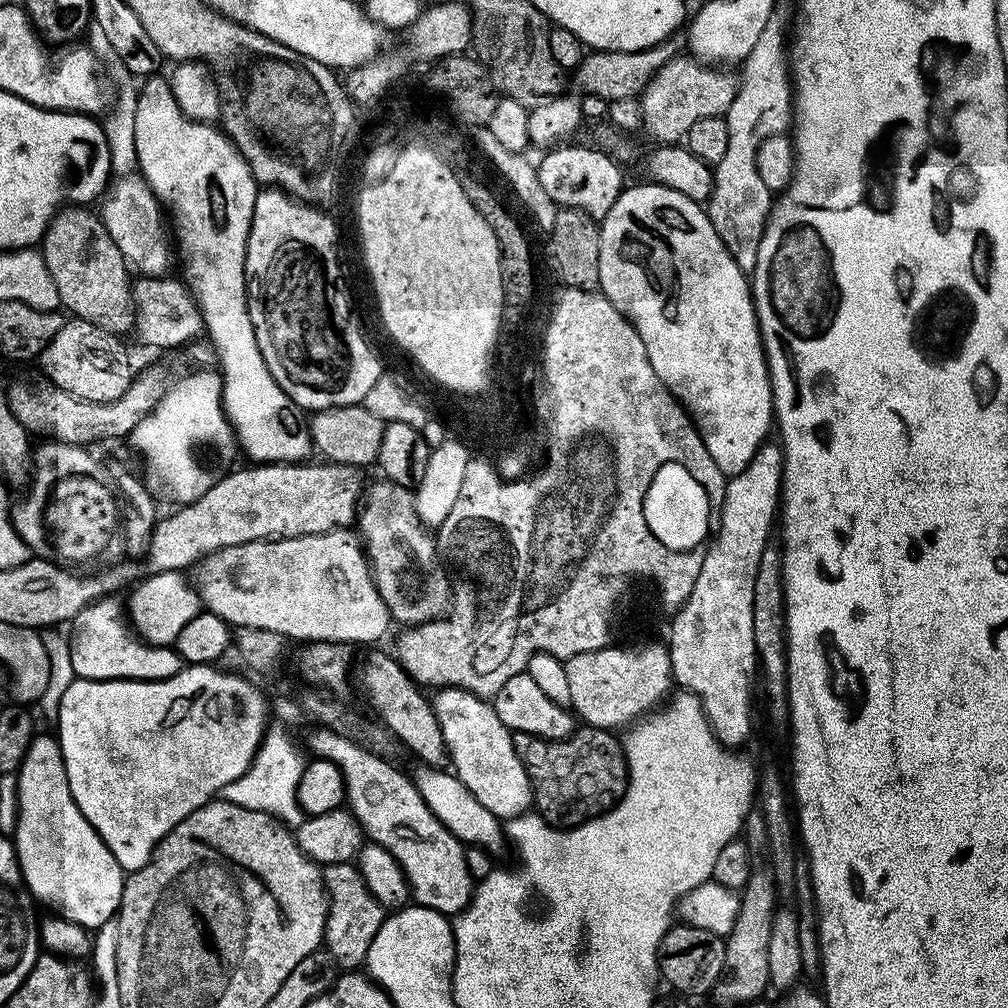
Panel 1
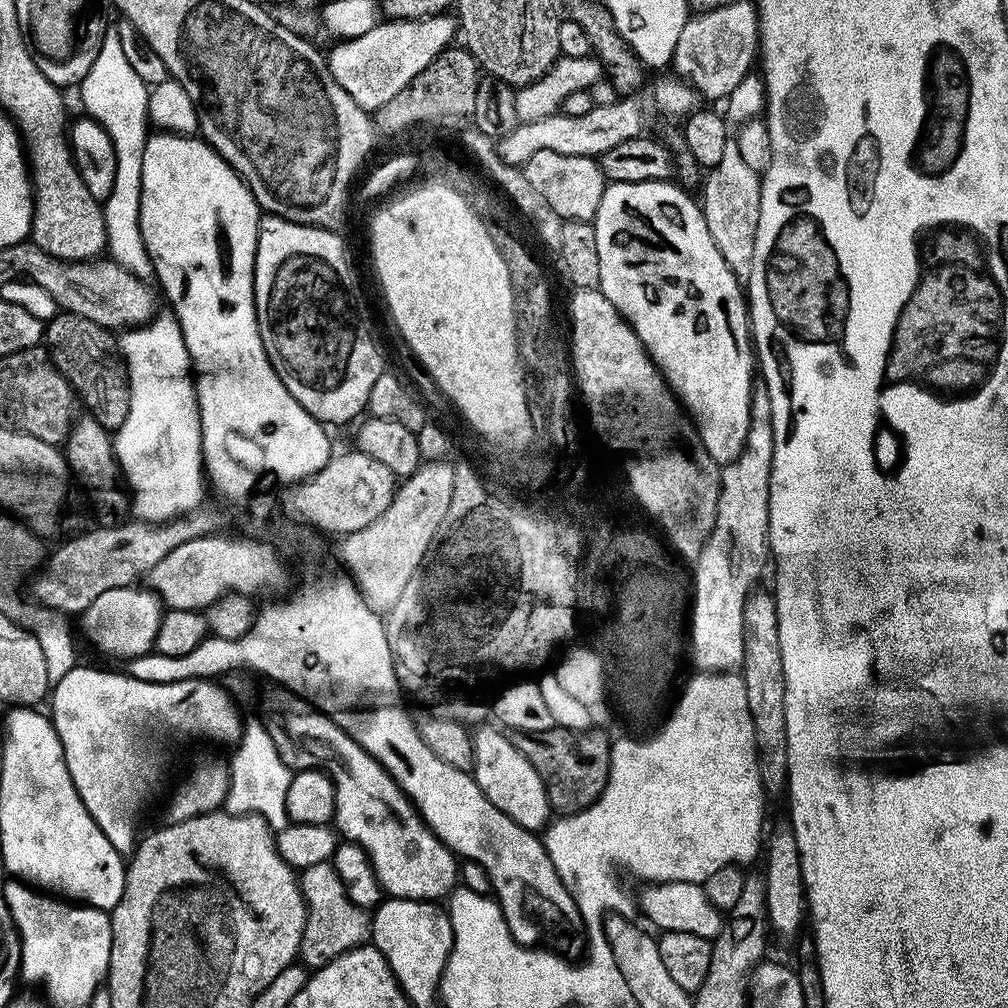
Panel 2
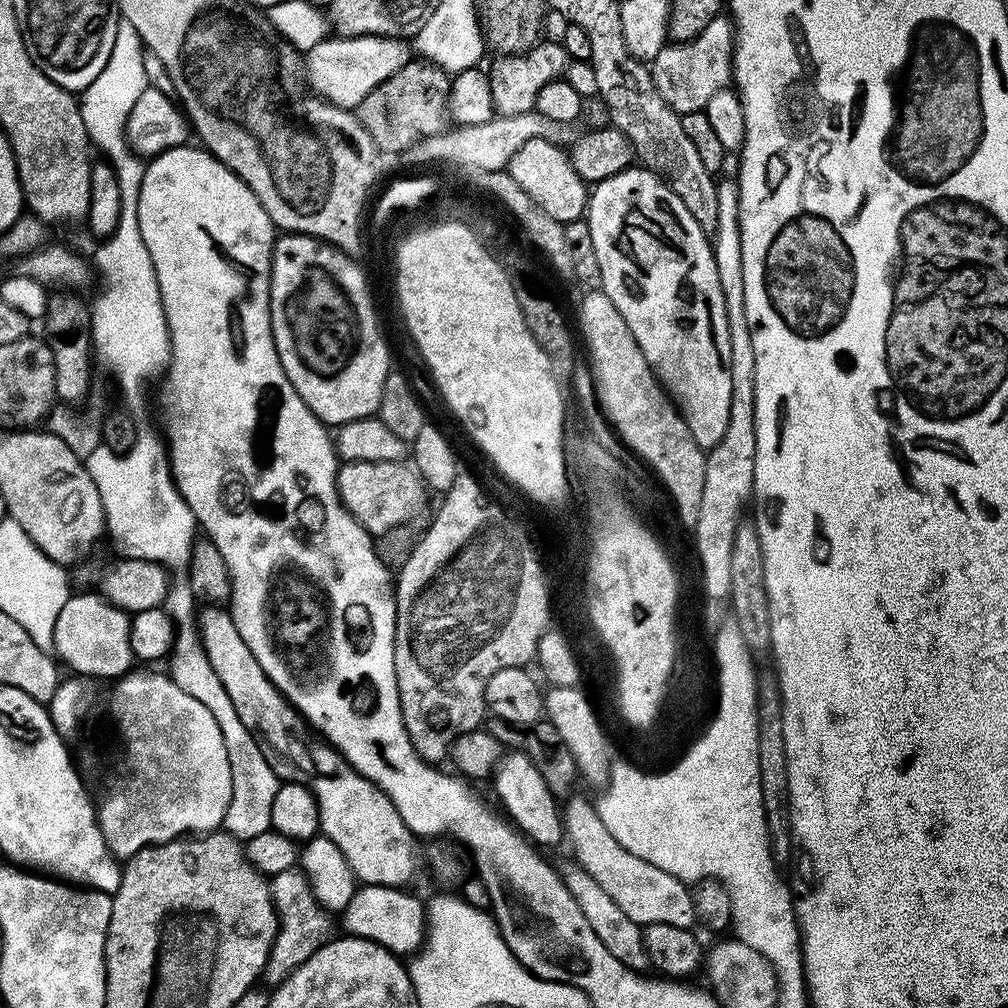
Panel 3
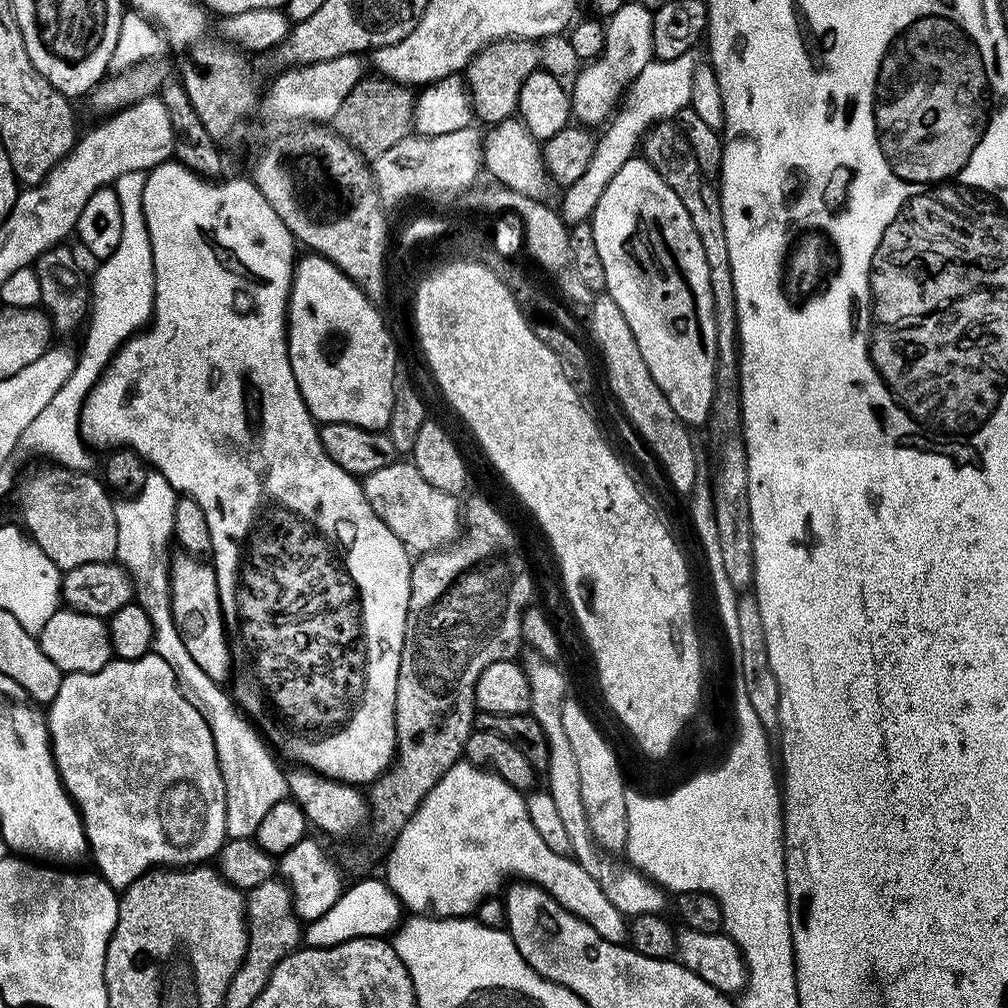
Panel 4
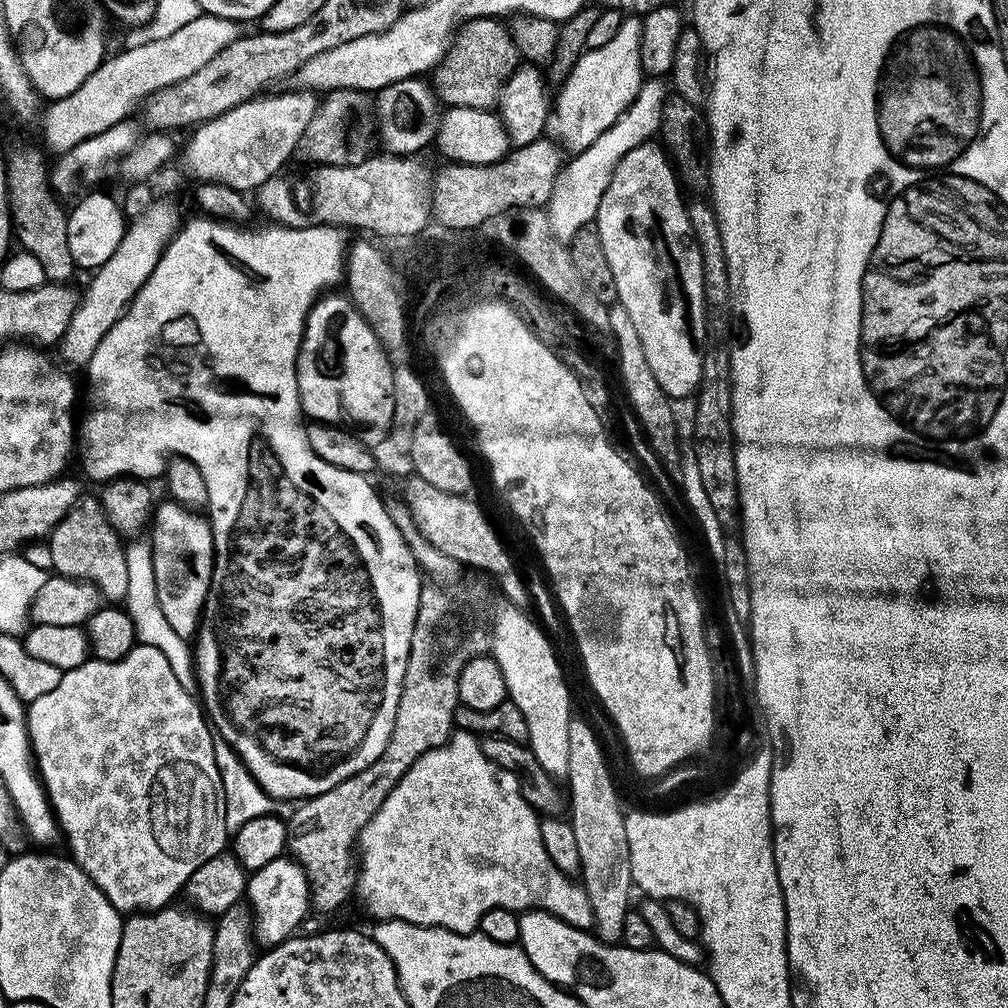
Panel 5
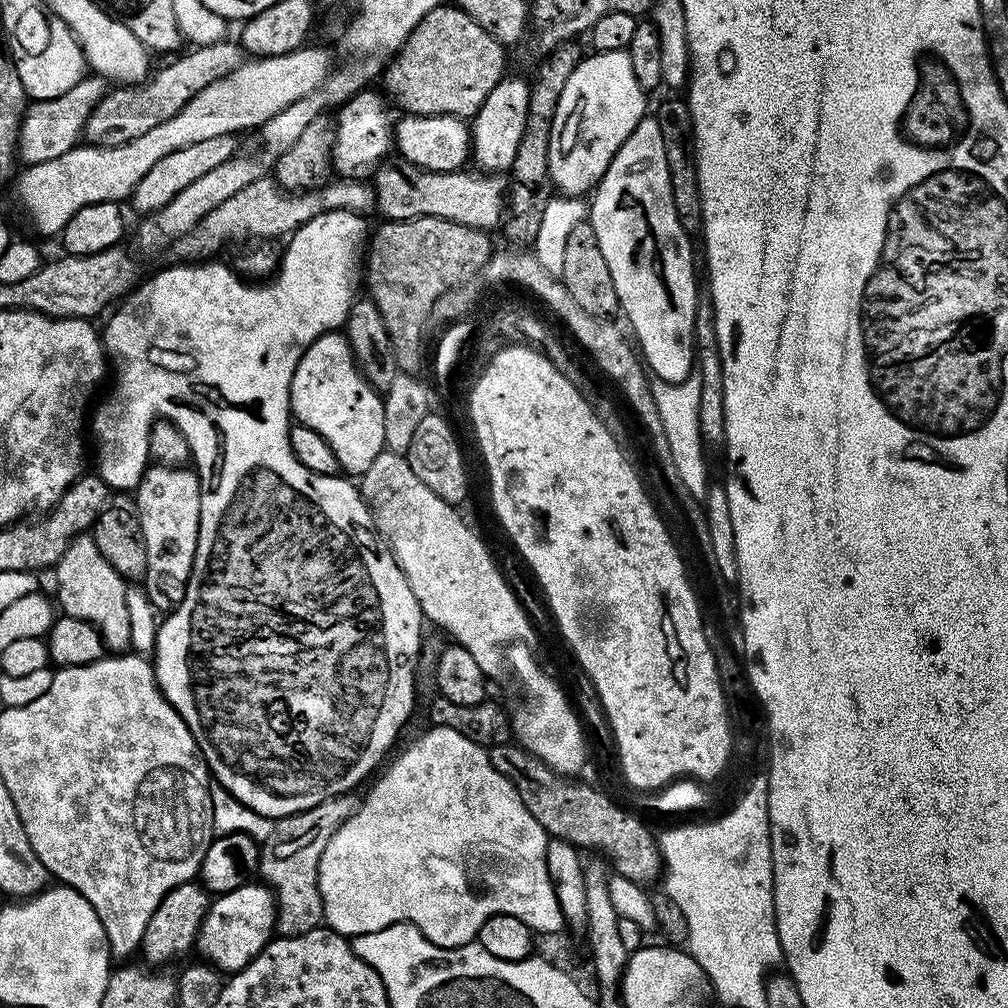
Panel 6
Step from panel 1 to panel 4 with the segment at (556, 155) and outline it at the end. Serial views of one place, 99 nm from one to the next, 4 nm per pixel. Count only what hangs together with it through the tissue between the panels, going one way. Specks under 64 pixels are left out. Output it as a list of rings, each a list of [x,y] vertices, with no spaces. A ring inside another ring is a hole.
[[[509,118],[501,124],[491,125],[487,129],[482,140],[482,168],[488,172],[493,181],[503,184],[505,188],[513,188],[518,194],[522,194],[531,200],[549,199],[553,181],[544,167],[544,154],[541,141],[532,137],[532,132],[524,125],[523,119]]]

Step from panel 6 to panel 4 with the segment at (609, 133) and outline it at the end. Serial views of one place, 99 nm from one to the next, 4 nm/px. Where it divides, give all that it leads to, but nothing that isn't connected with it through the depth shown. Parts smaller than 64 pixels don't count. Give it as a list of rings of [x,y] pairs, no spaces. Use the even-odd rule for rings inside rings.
[[[626,2],[617,13],[607,17],[603,54],[579,69],[574,80],[576,85],[571,85],[570,88],[572,116],[580,119],[577,121],[581,125],[603,125],[613,115],[622,93],[629,87],[631,80],[642,74],[642,66],[653,60],[652,13],[653,9],[647,8],[642,2]]]

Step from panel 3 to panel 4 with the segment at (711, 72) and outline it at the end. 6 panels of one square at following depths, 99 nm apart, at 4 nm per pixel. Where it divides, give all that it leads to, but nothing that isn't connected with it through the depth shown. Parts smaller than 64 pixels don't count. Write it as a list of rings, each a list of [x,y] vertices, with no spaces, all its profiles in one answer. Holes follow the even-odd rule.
[[[687,52],[682,54],[682,58],[653,58],[646,66],[642,66],[642,74],[631,80],[618,111],[603,129],[604,137],[601,135],[597,139],[594,158],[590,160],[586,174],[582,174],[582,178],[578,178],[578,182],[569,188],[563,189],[564,201],[558,204],[558,211],[569,225],[583,224],[591,217],[598,206],[598,198],[602,198],[606,186],[610,186],[610,178],[614,178],[625,162],[637,155],[644,136],[653,124],[671,121],[679,117],[682,109],[691,105],[690,90],[694,87],[694,70],[698,63],[697,57],[694,57],[692,52]]]

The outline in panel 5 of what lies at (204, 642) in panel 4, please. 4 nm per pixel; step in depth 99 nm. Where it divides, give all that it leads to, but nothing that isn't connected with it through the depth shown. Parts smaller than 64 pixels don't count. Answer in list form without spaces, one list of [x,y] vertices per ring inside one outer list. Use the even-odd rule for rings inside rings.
[[[165,499],[165,504],[157,503],[154,515],[150,520],[150,543],[152,545],[152,561],[154,562],[154,590],[158,596],[158,606],[162,606],[162,614],[166,614],[166,622],[172,629],[185,638],[197,635],[204,611],[204,603],[208,597],[208,589],[212,587],[212,562],[214,549],[212,547],[212,530],[207,519],[200,520],[195,511],[185,508],[175,500]]]

